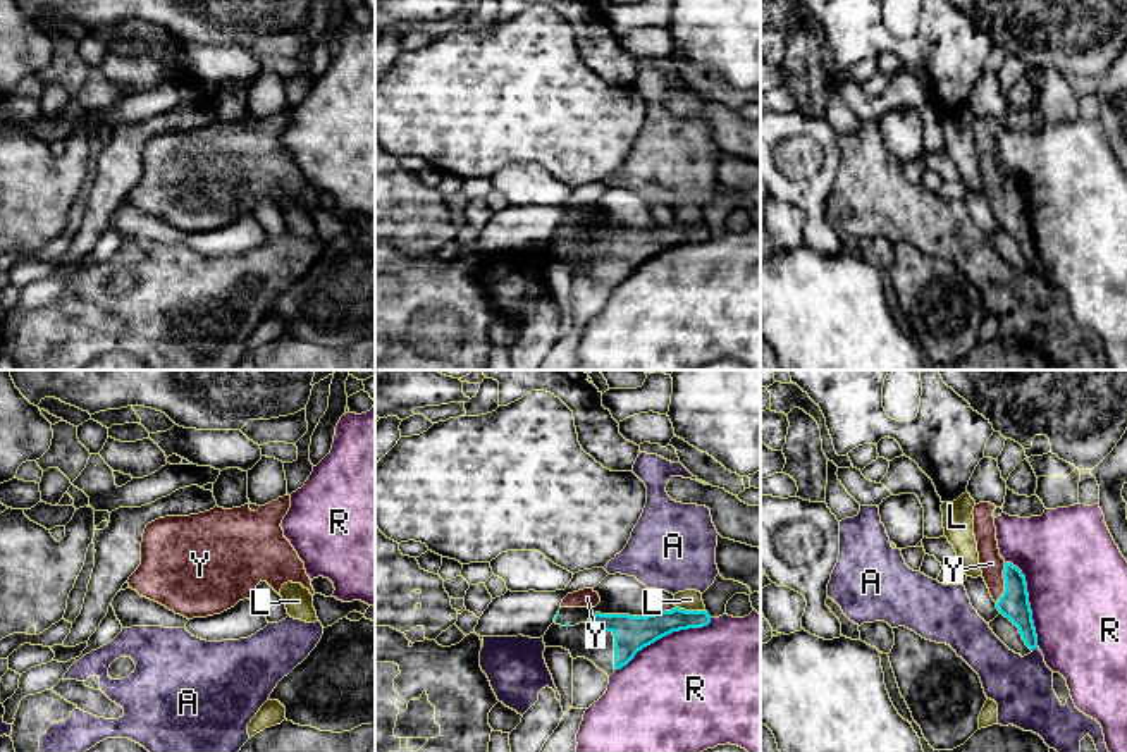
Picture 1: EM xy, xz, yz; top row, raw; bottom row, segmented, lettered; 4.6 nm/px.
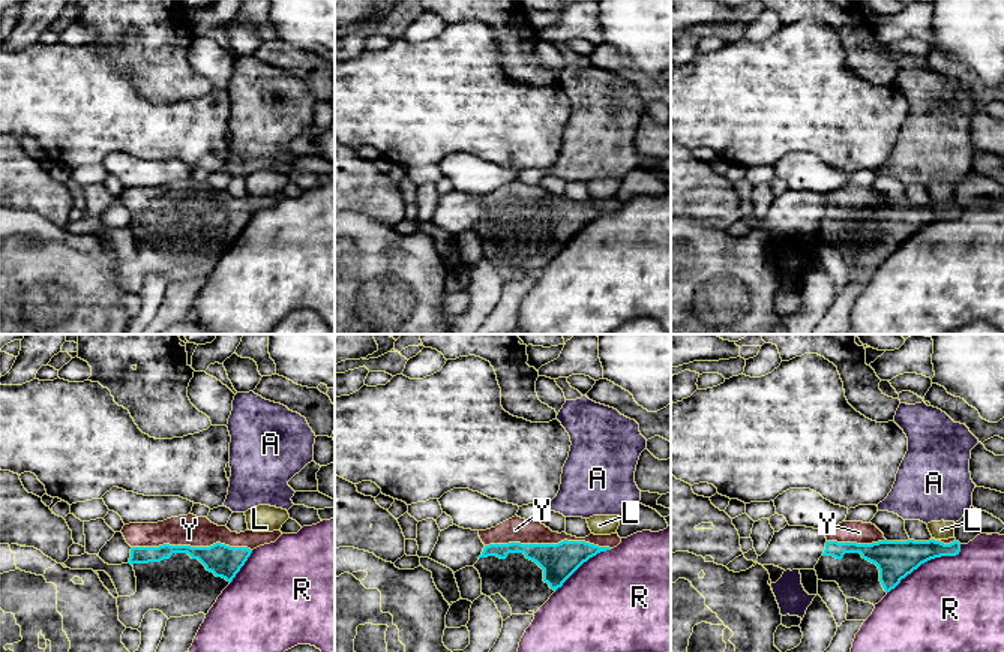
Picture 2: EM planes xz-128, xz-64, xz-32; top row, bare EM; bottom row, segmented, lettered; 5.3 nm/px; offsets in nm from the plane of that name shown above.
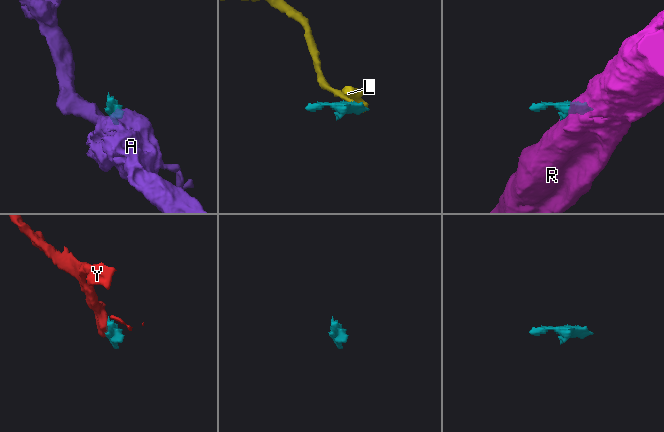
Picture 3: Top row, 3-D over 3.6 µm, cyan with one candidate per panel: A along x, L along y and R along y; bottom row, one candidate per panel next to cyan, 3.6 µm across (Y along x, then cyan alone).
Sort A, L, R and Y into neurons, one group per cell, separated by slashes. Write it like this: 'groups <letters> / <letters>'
groups A / L / R / Y

